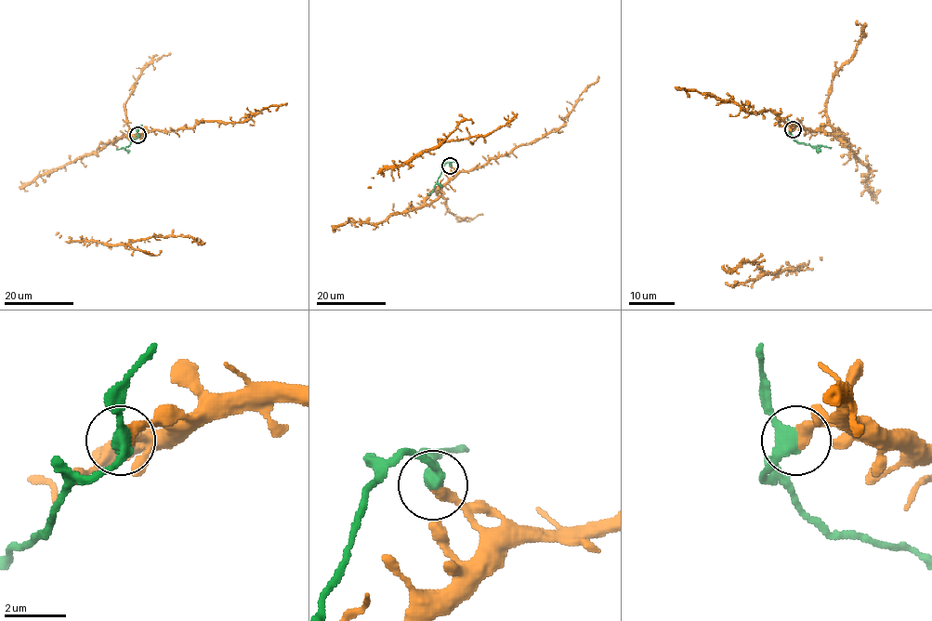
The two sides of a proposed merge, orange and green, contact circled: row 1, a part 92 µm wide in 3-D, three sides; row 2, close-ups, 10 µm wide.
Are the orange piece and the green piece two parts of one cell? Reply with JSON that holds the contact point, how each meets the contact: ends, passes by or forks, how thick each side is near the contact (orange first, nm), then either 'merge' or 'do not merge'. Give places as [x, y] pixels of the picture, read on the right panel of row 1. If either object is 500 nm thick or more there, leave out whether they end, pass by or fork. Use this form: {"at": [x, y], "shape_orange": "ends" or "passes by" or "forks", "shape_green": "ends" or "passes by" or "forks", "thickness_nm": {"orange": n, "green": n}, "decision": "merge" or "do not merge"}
{"at": [793, 129], "shape_orange": "ends", "shape_green": "passes by", "thickness_nm": {"orange": 400, "green": 400}, "decision": "do not merge"}

